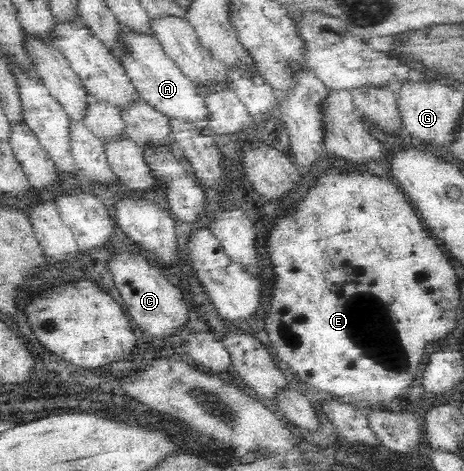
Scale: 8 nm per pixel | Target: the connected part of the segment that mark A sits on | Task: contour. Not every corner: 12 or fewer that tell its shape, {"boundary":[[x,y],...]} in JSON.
{"boundary":[[125,27],[124,64],[141,99],[200,133],[207,99],[153,36]]}

